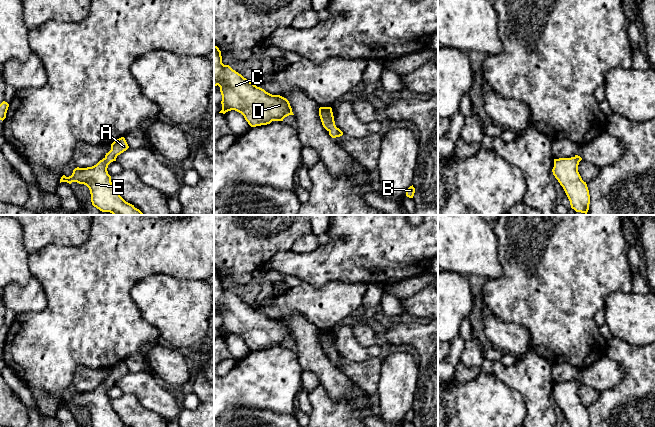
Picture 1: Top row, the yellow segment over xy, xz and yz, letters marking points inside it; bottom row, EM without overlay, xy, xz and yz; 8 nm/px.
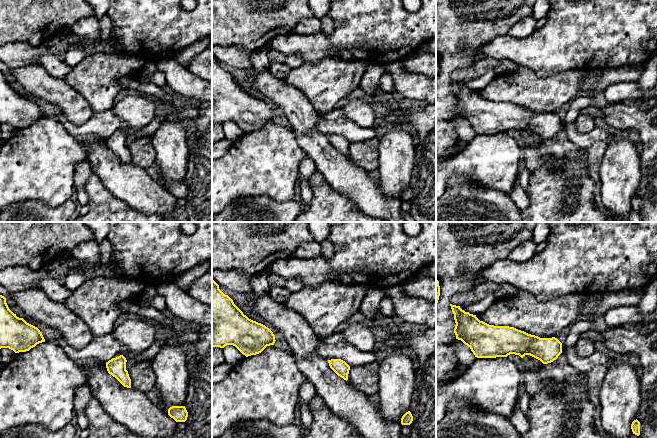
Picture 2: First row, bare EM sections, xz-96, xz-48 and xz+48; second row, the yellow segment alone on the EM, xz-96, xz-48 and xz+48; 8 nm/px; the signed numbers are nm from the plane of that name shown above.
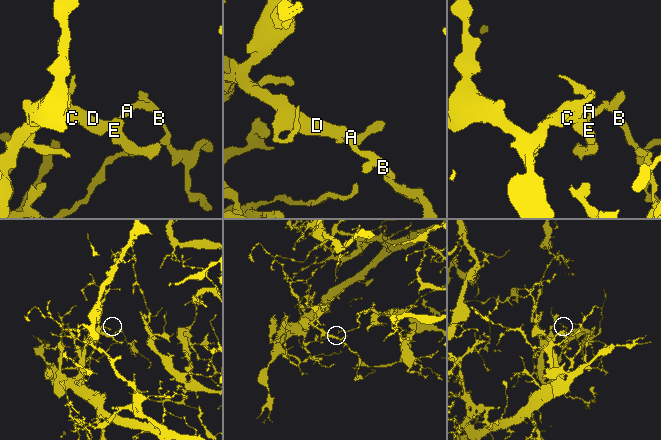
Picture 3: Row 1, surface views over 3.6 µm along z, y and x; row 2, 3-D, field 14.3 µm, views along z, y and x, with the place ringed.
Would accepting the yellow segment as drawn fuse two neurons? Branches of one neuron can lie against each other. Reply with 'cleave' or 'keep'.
keep

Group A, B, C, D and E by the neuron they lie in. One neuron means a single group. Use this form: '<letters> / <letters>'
A B C D E

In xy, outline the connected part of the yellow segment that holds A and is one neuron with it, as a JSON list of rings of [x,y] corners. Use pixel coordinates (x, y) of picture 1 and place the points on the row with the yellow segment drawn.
[[[124,137],[117,139],[111,144],[111,150],[96,165],[87,168],[77,167],[71,176],[63,175],[60,183],[77,182],[86,185],[90,190],[92,205],[102,212],[110,212],[113,215],[144,215],[120,196],[107,171],[108,165],[116,161],[117,156],[128,148]]]

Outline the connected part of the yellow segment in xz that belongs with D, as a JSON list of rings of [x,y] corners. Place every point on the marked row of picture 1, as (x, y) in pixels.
[[[214,45],[214,87],[217,85],[220,87],[222,95],[222,110],[219,113],[225,114],[228,111],[235,110],[244,116],[251,127],[267,125],[272,121],[283,121],[285,117],[294,115],[286,98],[266,92],[233,70],[229,65],[224,65],[221,51]]]

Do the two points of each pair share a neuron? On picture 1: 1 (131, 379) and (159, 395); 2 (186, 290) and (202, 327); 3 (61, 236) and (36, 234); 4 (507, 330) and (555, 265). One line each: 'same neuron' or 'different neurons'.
1: same neuron
2: same neuron
3: same neuron
4: different neurons

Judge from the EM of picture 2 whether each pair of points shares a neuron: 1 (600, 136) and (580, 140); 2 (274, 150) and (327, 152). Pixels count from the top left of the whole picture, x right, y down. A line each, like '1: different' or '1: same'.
1: same
2: different

